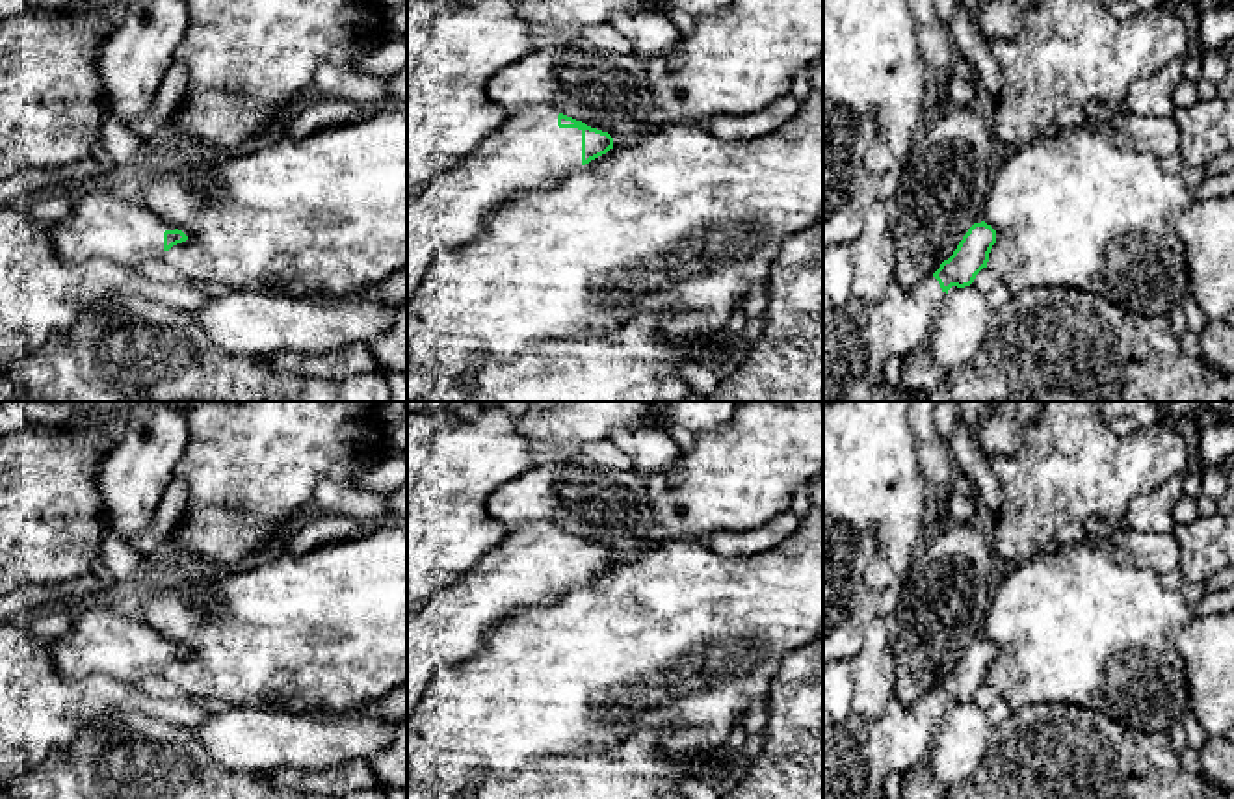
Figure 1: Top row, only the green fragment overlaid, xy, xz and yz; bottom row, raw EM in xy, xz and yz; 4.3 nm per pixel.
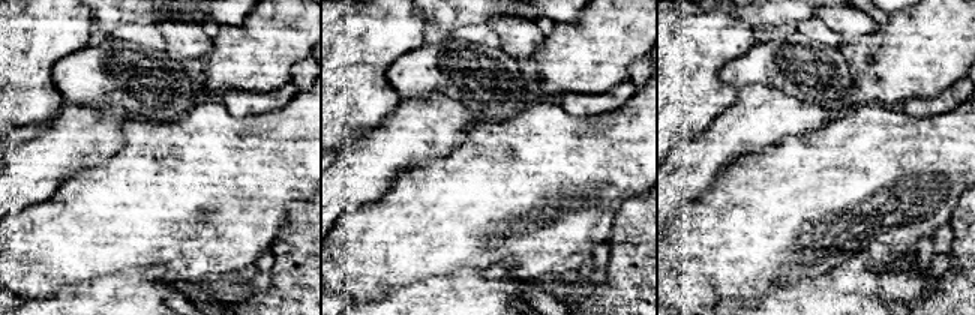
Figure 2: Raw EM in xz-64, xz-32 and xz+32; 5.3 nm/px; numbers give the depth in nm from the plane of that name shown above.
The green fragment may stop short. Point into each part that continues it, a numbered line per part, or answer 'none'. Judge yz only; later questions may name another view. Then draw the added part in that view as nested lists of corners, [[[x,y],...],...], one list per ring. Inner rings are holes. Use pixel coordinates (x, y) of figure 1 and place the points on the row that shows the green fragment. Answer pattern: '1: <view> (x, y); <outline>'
1: yz (857, 339); [[[933,275],[912,290],[905,290],[892,277],[879,303],[849,299],[846,307],[823,312],[823,401],[872,401],[883,383],[883,362],[888,357],[903,359],[927,344],[935,307],[944,295]]]

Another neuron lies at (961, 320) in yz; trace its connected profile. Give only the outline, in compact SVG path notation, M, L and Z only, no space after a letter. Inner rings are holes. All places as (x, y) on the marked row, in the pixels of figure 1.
M974 284L948 292L935 307L927 346L946 370L974 359L989 333L992 307Z

